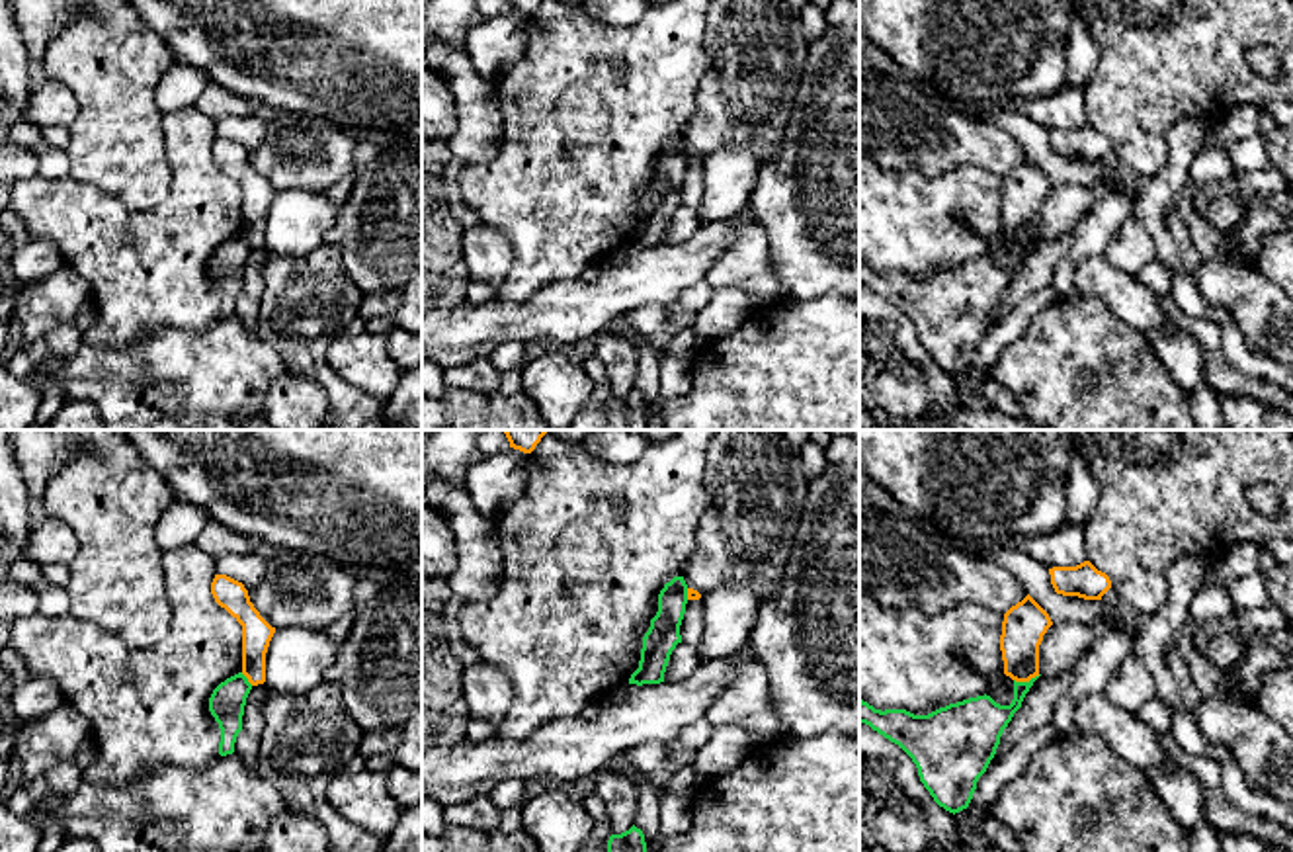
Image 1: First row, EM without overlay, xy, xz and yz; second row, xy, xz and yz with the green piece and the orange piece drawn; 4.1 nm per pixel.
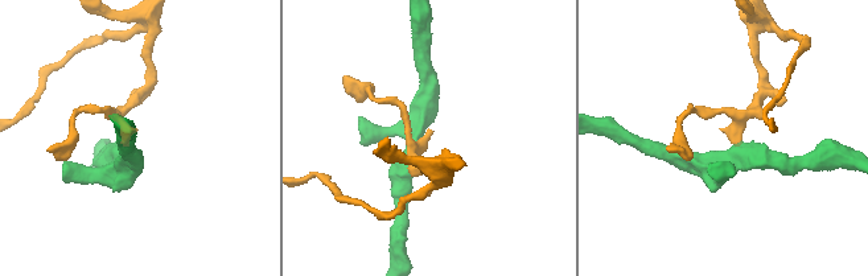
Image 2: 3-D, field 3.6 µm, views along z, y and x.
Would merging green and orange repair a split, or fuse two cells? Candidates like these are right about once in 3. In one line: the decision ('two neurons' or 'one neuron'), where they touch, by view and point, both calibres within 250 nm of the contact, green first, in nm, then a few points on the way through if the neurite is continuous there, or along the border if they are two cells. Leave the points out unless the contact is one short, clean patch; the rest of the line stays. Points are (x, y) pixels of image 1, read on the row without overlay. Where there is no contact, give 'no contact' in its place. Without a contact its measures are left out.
two neurons; meets green in yz at (1026, 245); 220 nm thick on the green side, 180 nm on the other; border along yz (1040, 237), (1028, 243), (1014, 243)

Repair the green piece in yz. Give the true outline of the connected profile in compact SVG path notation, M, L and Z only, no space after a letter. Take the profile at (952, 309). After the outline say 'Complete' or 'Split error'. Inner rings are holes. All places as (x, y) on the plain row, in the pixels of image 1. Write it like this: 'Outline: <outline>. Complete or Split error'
Outline: M1037 240L1014 242L1010 268L1000 268L984 256L914 277L906 272L881 274L861 262L859 285L898 307L916 326L934 363L955 377L969 369L1004 291Z. Complete

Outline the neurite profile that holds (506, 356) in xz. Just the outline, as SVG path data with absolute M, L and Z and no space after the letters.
M510 340L494 348L488 356L490 363L502 373L514 367L523 367L527 362L525 342Z

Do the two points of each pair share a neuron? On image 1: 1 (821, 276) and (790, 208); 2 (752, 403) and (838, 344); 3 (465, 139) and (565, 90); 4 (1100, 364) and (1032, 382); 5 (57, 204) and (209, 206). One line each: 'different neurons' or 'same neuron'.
1: same neuron
2: same neuron
3: different neurons
4: same neuron
5: same neuron

